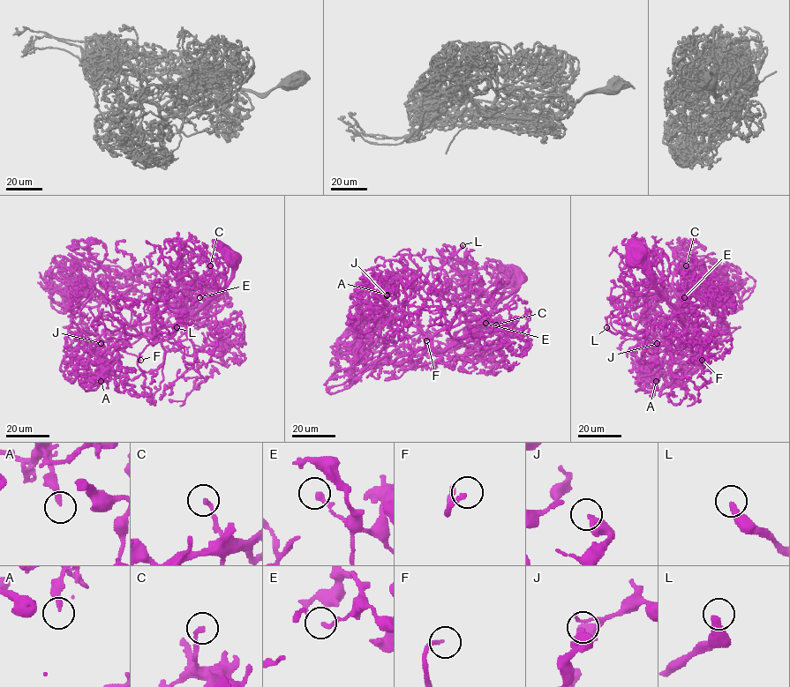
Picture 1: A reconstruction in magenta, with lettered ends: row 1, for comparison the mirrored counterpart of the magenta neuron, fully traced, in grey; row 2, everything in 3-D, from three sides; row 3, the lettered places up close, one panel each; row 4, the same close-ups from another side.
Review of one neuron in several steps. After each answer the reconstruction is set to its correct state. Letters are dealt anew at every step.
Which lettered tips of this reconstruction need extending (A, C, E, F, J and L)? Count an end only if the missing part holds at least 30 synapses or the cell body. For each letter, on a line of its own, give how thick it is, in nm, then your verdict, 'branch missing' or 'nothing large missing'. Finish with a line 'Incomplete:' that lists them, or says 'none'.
A: 220 nm thick; branch missing
C: 180 nm thick; nothing large missing
E: 200 nm thick; nothing large missing
F: 160 nm thick; branch missing
J: 340 nm thick; nothing large missing
L: 400 nm thick; branch missing
Incomplete: A, F, L

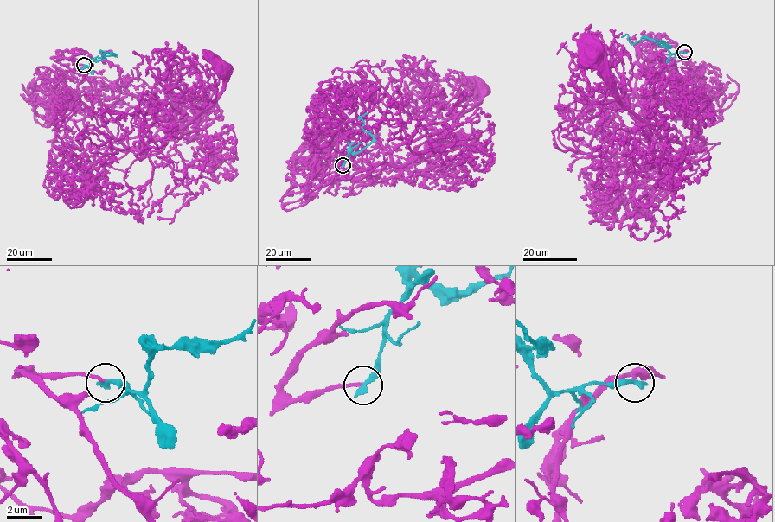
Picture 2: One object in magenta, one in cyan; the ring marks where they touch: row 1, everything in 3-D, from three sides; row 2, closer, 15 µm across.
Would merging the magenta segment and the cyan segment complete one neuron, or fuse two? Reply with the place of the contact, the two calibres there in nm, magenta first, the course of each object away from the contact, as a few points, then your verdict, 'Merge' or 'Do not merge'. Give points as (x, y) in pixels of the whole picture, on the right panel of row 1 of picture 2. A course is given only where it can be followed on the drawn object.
Place: (684, 52). Thickness 180 nm (magenta) against 320 nm. Course of magenta: (684, 52), (675, 58), (672, 72), (700, 129), (682, 154), (682, 146), (663, 139), (620, 101), (590, 55). Course of cyan: (684, 52), (672, 54), (663, 41), (643, 37), (632, 44), (628, 35), (622, 37). Do not merge

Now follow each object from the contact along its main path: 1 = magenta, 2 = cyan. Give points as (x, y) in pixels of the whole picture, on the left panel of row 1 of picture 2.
1: (84, 65), (73, 64), (98, 99), (84, 125), (132, 150), (190, 122), (221, 90), (223, 68)
2: (84, 66), (89, 66), (91, 60), (115, 54), (105, 53), (103, 55), (105, 59), (99, 51), (108, 53)

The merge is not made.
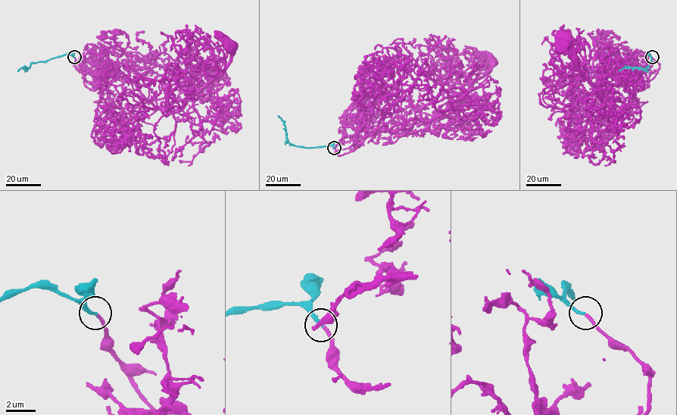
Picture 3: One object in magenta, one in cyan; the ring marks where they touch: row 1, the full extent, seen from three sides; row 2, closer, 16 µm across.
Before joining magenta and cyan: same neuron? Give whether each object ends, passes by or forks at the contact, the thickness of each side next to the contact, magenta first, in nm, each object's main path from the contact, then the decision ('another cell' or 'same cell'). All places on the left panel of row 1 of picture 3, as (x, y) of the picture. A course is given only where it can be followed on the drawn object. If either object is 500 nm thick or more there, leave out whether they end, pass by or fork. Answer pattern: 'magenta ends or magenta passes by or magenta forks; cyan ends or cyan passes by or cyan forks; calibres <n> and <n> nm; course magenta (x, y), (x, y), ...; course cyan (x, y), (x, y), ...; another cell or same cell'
magenta ends; cyan ends; calibres 240 and 240 nm; course magenta (74, 57), (96, 79), (121, 85), (146, 107), (160, 109), (189, 99), (204, 87), (229, 62), (230, 45); course cyan (74, 57), (66, 54), (30, 63), (28, 68), (21, 67), (17, 71); same cell

